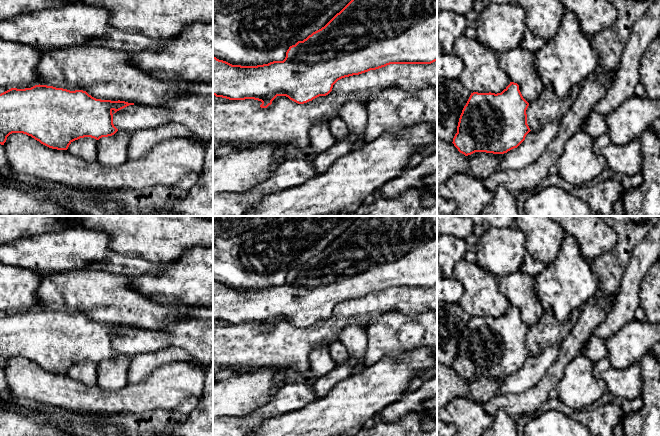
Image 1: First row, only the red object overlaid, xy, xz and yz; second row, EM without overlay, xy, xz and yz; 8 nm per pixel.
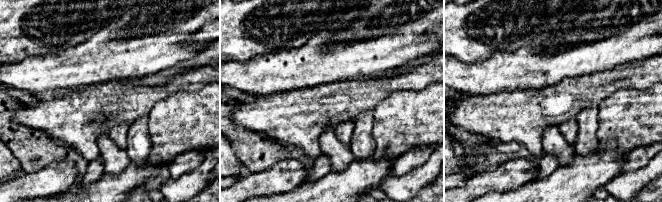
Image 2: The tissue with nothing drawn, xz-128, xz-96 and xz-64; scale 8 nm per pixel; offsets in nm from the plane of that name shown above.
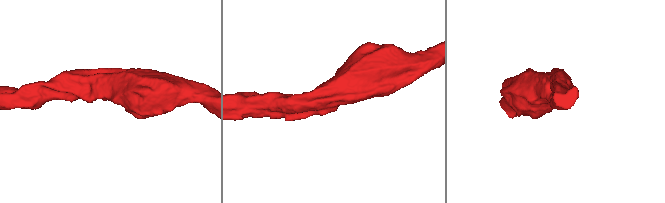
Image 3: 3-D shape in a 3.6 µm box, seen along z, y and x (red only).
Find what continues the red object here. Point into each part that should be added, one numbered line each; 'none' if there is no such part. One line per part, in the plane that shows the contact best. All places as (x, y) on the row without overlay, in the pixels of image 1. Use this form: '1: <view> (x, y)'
none

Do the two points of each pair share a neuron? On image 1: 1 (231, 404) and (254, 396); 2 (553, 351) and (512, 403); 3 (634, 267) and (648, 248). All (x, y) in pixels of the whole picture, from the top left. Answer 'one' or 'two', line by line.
1: one
2: two
3: one

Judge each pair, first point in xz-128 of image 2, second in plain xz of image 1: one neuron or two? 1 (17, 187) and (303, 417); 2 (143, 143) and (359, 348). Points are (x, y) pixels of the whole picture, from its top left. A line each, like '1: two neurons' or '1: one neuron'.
1: two neurons
2: one neuron

